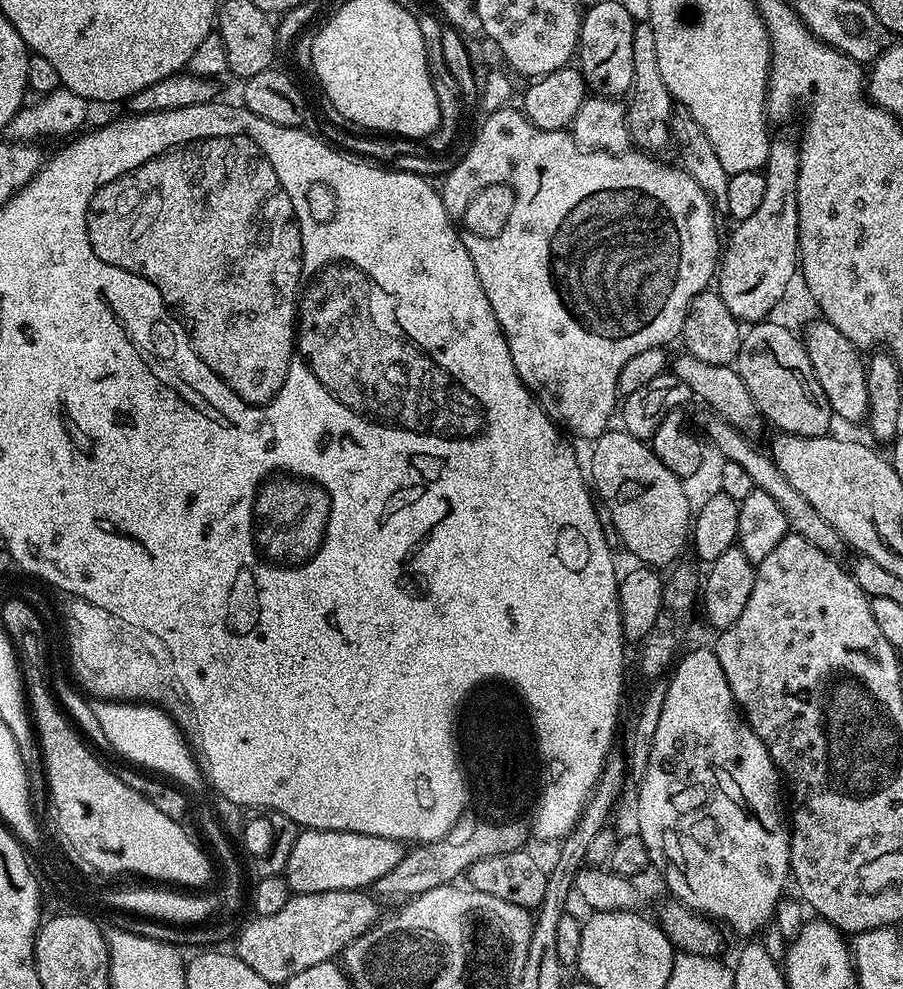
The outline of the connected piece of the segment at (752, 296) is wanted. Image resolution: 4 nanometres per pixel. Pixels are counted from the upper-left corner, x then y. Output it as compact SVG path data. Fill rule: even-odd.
M773 139L768 145L768 161L763 166L766 178L766 194L762 194L762 203L750 218L739 221L735 225L729 240L727 237L721 261L716 275L716 291L719 293L730 312L737 320L753 324L767 319L769 312L782 298L792 276L798 272L799 240L798 240L798 166L800 150L795 139Z

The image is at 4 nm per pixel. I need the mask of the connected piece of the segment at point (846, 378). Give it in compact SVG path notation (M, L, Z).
M823 318L813 319L805 327L803 341L810 364L814 367L822 390L826 392L833 415L846 422L863 423L868 414L869 390L866 388L865 378L867 367L859 349L836 326Z

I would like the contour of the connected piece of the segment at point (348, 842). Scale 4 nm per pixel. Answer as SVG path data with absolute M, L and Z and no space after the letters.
M305 828L290 850L290 858L282 873L289 889L296 894L314 894L315 892L354 892L367 889L382 874L390 874L404 857L405 849L401 841L390 838L378 838L374 834L354 834L342 830L318 830Z

